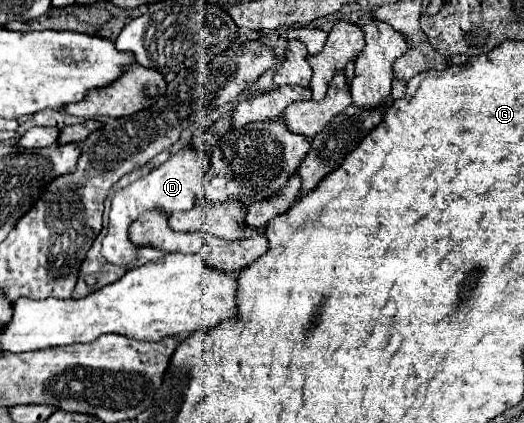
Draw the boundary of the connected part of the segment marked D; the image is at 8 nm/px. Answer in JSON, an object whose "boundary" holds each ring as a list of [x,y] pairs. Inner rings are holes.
{"boundary":[[[187,147],[187,149],[181,149],[179,153],[175,153],[171,159],[167,159],[161,167],[153,169],[149,175],[137,179],[129,187],[117,191],[111,201],[109,231],[107,231],[107,235],[103,239],[103,247],[101,247],[103,257],[113,265],[129,269],[129,265],[137,259],[137,253],[143,249],[141,245],[135,245],[131,241],[131,235],[129,235],[131,223],[137,221],[143,213],[153,211],[153,209],[159,209],[167,215],[171,215],[175,211],[191,211],[197,203],[193,187],[199,183],[199,179],[203,177],[203,173],[207,169],[209,169],[209,155]],[[201,155],[205,155],[205,159]]]}

